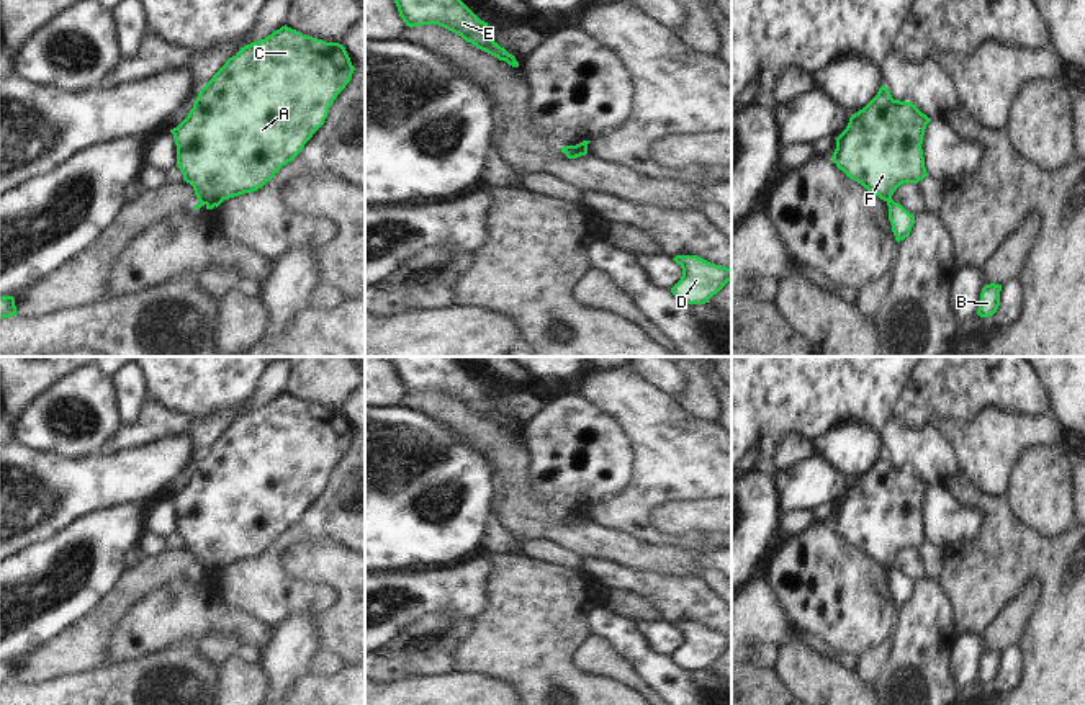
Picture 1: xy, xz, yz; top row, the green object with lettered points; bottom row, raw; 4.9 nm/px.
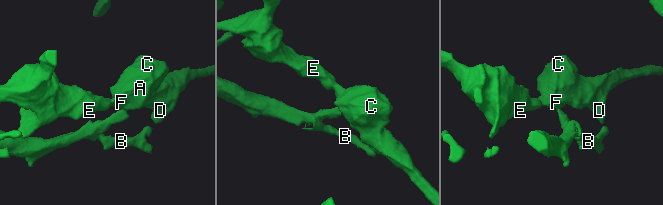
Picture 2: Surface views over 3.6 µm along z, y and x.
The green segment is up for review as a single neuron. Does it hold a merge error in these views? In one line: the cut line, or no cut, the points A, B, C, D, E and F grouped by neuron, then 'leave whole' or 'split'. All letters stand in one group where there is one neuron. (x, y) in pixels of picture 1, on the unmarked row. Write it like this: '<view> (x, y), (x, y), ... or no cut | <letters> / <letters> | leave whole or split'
yz (891, 565), (887, 568) | A C D E F / B | split

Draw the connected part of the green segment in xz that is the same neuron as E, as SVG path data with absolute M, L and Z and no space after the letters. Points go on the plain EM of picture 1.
M385 357L396 370L406 393L439 391L471 409L478 415L506 427L512 433L519 429L512 420L493 407L481 388L453 357Z

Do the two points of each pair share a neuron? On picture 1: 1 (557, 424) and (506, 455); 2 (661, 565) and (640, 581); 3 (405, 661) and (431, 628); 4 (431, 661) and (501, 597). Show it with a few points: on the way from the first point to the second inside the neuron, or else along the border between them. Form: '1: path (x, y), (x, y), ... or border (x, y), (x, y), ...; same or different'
1: border (517, 434), (527, 455), (531, 483); different
2: border (616, 561), (665, 576), (691, 578); different
3: path (413, 653), (429, 637); same
4: border (473, 619), (472, 630), (452, 655); different

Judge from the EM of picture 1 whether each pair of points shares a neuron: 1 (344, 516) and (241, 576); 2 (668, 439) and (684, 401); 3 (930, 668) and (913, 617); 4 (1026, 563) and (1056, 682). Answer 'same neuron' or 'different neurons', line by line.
1: same neuron
2: different neurons
3: same neuron
4: same neuron

